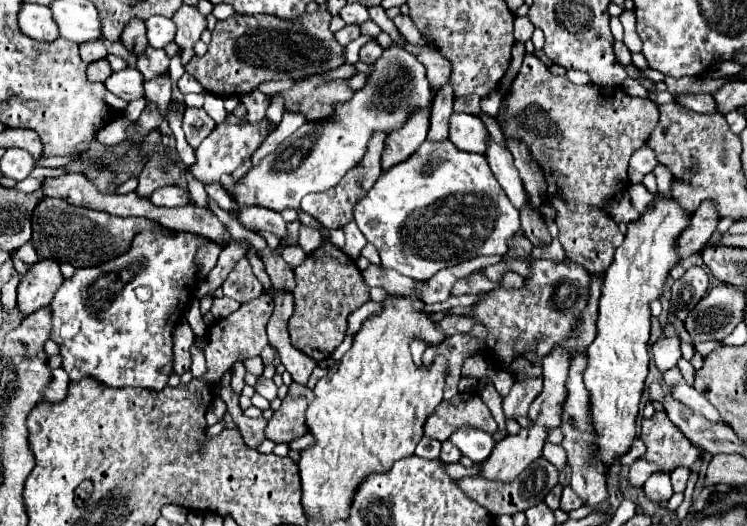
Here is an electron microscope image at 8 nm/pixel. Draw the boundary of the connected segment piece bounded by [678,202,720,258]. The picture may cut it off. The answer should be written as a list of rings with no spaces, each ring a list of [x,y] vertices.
[[[702,202],[702,206],[692,214],[690,228],[684,230],[682,236],[678,238],[680,258],[700,252],[714,234],[714,230],[718,228],[718,222],[720,218],[718,214],[714,214],[714,206],[710,206],[710,202]]]

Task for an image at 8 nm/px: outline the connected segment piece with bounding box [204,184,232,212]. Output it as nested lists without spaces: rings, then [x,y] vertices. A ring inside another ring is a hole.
[[[208,184],[208,186],[204,186],[204,188],[206,188],[208,196],[210,196],[222,210],[228,210],[228,212],[230,212],[230,208],[232,208],[230,196],[228,196],[228,192],[226,192],[220,184]]]

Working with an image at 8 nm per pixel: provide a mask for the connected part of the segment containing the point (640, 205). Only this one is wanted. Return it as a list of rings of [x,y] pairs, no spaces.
[[[632,184],[628,188],[628,194],[632,198],[632,206],[642,214],[652,206],[652,194],[646,190],[644,184]]]

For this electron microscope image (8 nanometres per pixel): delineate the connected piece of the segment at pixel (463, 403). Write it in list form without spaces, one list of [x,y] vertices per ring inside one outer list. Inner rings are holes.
[[[466,392],[454,396],[452,400],[442,400],[434,414],[426,418],[424,436],[444,442],[454,430],[462,426],[482,428],[488,434],[494,434],[498,430],[490,408],[478,392]]]

